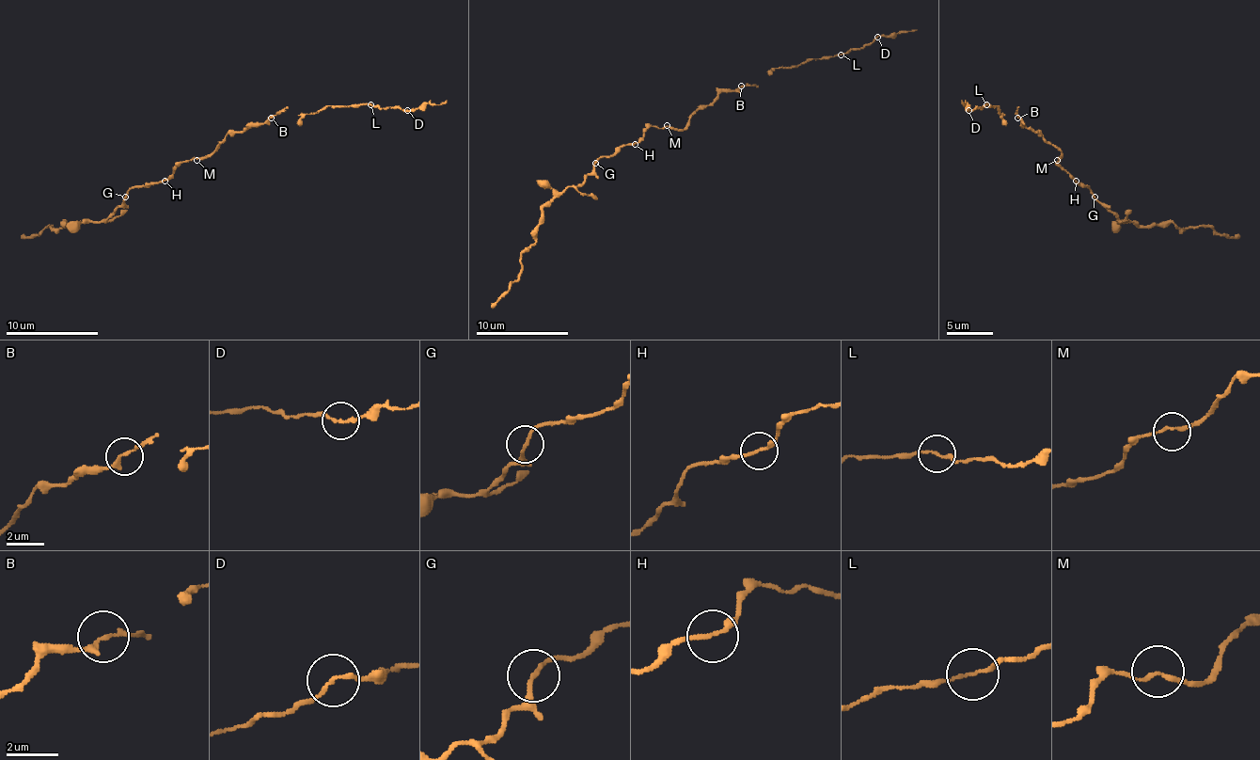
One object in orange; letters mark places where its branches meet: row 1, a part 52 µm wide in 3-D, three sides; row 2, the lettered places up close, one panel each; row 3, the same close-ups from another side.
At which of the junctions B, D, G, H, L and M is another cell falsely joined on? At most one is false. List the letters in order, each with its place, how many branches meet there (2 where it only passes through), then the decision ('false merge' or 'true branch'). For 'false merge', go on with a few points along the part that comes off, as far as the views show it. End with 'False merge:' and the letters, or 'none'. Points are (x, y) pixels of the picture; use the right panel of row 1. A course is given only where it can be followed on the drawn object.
B: (1017, 118) | 2 | true branch
D: (968, 110) | 2 | true branch
G: (1094, 197) | 2 | true branch
H: (1076, 181) | 2 | true branch
L: (986, 104) | 2 | true branch
M: (1057, 160) | 2 | true branch
False merge: none

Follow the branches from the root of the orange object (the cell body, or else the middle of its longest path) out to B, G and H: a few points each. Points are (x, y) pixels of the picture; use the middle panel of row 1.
B: (667, 125), (681, 130), (692, 114), (704, 109), (722, 90), (736, 90), (741, 86)
G: (667, 125), (651, 125), (635, 144), (622, 144), (611, 155), (602, 155), (595, 163)
H: (667, 125), (651, 125), (635, 144)

